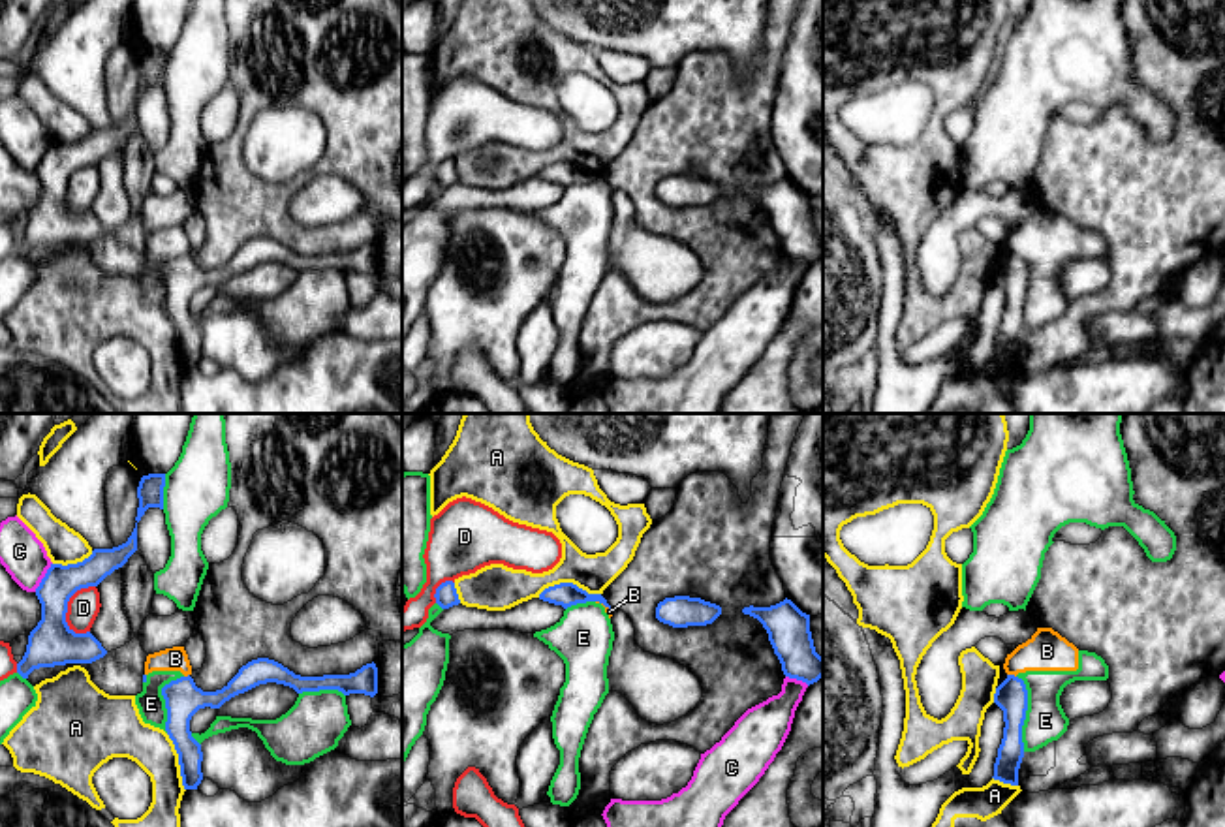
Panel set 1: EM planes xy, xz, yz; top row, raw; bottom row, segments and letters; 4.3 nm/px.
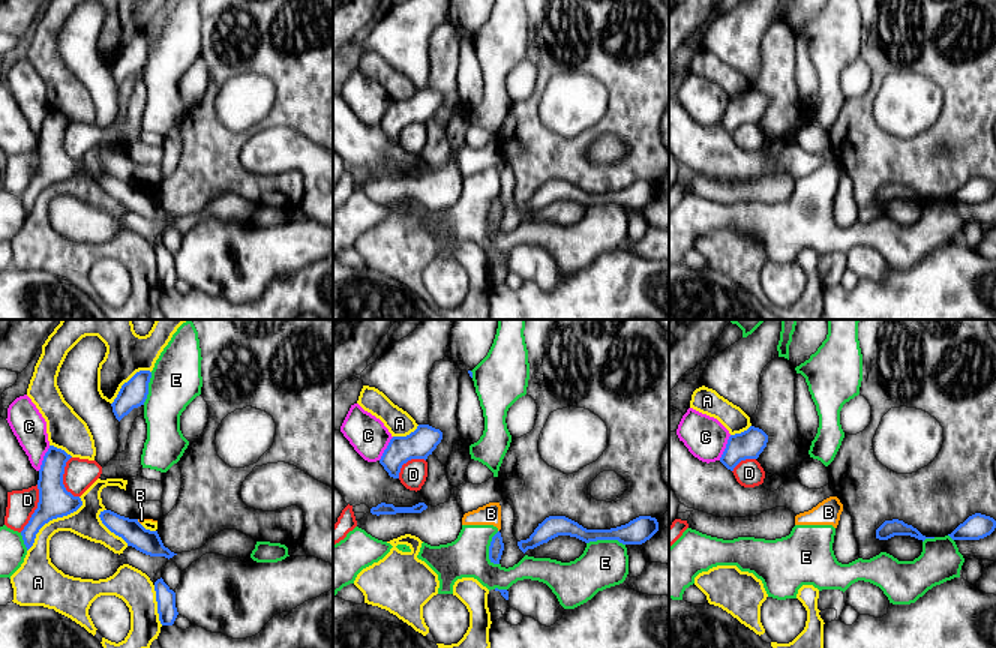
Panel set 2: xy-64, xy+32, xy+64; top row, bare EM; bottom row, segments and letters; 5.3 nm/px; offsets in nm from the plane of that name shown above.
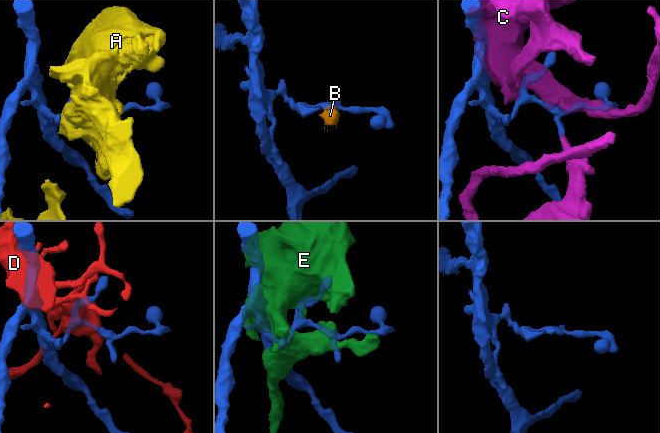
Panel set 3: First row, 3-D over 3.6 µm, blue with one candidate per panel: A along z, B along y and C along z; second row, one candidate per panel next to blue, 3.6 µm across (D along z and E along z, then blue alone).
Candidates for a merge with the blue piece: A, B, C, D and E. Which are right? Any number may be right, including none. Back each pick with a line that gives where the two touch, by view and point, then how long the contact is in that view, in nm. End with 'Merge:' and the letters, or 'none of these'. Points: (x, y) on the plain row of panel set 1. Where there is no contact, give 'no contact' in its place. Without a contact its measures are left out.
Merge: none of these

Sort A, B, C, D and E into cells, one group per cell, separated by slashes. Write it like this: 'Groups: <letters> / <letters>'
Groups: A / B E / C / D

